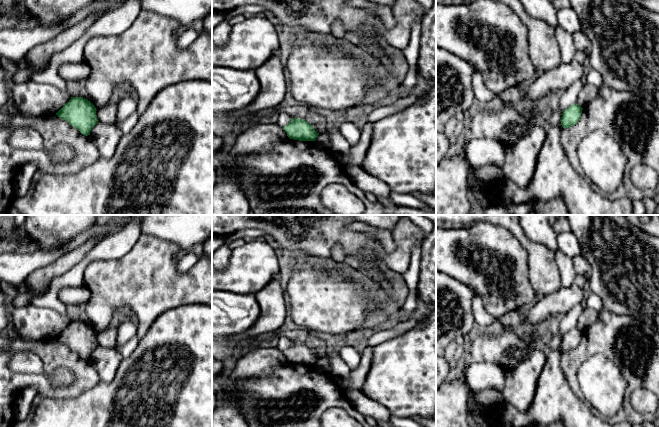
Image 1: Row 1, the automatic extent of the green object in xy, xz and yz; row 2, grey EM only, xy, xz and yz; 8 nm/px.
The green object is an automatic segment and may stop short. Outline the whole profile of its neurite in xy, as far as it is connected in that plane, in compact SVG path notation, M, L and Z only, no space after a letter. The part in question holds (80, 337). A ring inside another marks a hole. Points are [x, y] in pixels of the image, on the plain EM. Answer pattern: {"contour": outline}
{"contour": "M71 321L56 339L77 352L81 358L88 360L98 347L96 335L95 330L87 323Z"}

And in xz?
{"contour": "M292 342L291 345L283 351L290 363L299 365L315 365L319 357L315 355L312 349L304 343Z"}

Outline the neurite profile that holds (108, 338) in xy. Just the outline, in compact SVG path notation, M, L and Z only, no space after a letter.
M113 322L107 329L96 335L98 346L106 348L116 348L117 334L117 322Z

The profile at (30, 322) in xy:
M32 304L11 308L10 318L13 333L28 340L55 338L71 323L68 315Z

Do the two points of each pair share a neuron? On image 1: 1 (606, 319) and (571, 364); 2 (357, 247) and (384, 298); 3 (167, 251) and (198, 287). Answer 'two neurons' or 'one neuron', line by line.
1: one neuron
2: two neurons
3: one neuron

